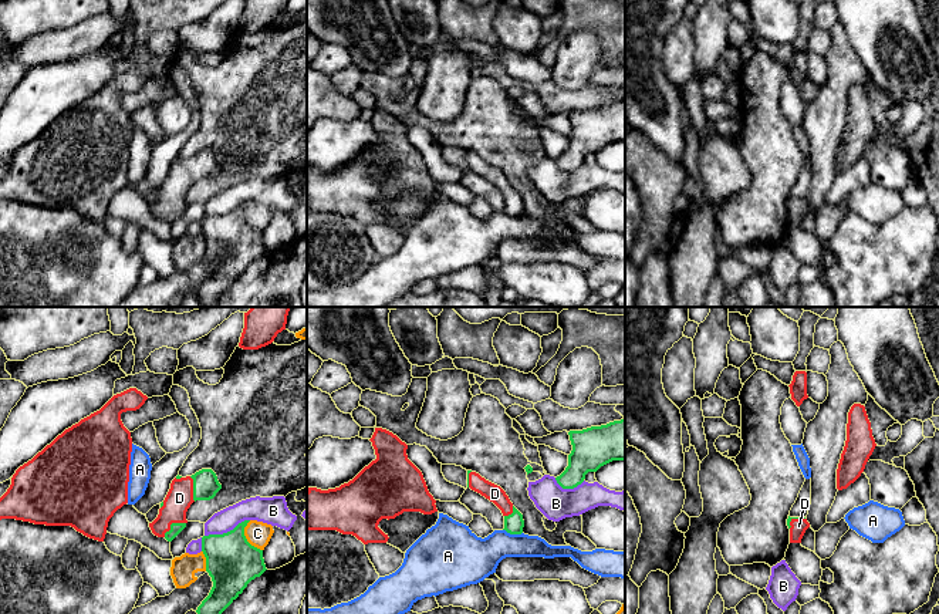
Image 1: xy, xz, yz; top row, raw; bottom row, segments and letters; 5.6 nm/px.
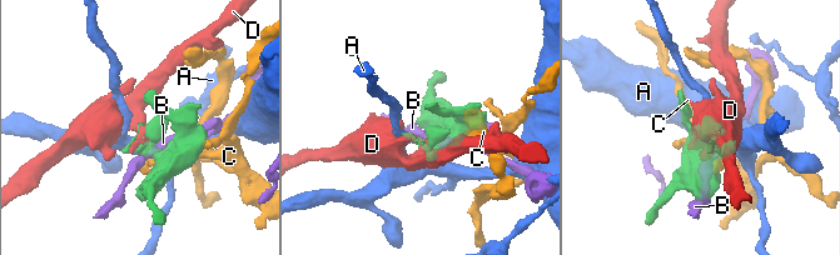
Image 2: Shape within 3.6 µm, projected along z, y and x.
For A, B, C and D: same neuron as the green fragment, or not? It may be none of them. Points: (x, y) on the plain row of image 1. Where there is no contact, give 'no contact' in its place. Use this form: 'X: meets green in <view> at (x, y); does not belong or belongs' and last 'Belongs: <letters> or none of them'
A: meets green in xz at (513, 215); does not belong
B: meets green in xy at (228, 213); does not belong
C: meets green in xy at (245, 219); does not belong
D: meets green in xy at (172, 205); belongs
Belongs: D

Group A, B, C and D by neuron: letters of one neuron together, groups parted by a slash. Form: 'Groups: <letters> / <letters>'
Groups: A / B / C / D

